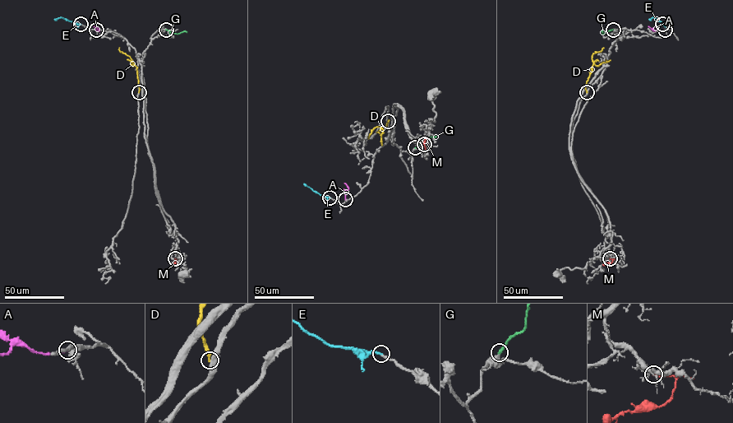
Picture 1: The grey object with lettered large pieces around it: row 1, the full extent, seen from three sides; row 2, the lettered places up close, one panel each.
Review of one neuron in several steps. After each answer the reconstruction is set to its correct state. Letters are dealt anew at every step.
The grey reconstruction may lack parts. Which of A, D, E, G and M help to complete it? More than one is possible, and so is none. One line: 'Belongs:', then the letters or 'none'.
Belongs: A, E, G

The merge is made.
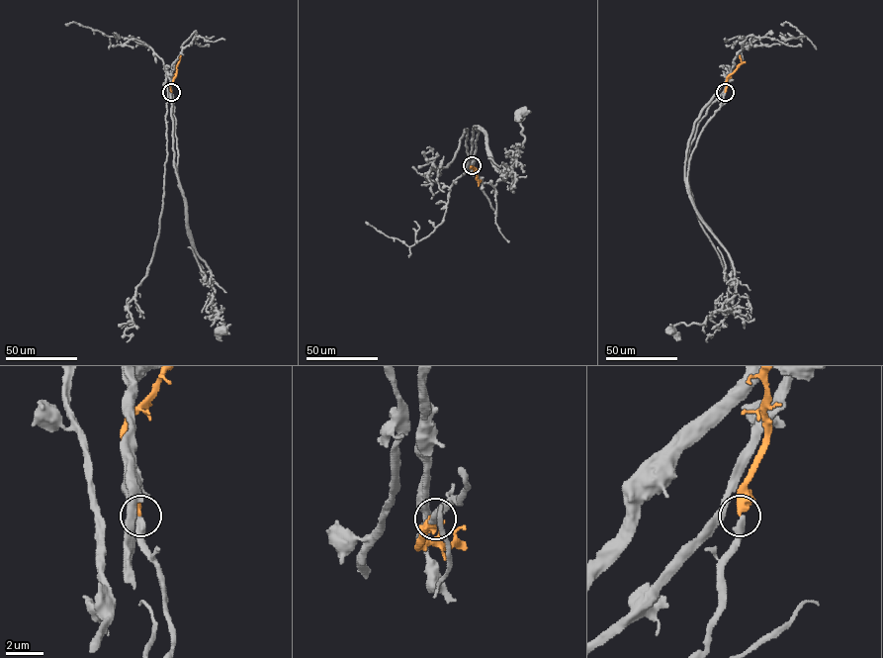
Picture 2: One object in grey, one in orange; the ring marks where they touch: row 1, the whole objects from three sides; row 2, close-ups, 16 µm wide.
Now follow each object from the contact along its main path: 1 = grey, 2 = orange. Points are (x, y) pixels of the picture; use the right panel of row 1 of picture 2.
1: (725, 92), (692, 152), (687, 181), (696, 213), (732, 262), (736, 294), (701, 325), (680, 323), (669, 329)
2: (725, 92), (727, 78), (742, 63), (740, 55)

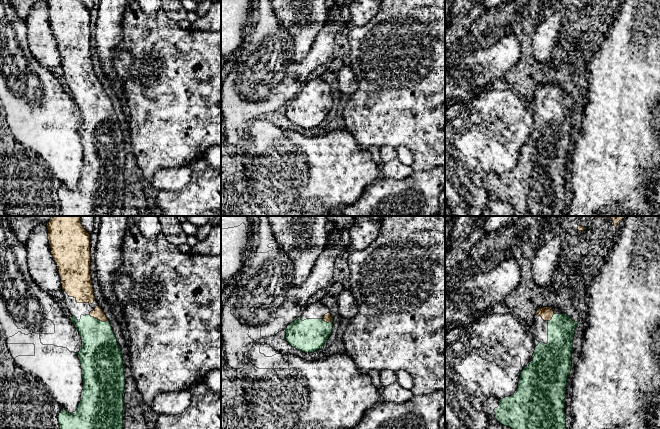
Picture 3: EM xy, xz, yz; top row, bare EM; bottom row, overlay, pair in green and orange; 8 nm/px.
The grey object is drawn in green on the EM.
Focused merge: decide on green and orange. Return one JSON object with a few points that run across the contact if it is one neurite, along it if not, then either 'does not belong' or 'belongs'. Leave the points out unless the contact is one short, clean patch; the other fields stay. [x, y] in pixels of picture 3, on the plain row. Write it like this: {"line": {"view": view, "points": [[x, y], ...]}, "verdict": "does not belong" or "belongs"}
{"line": {"view": "xy", "points": [[100, 126], [97, 113], [97, 95], [97, 89]]}, "verdict": "belongs"}

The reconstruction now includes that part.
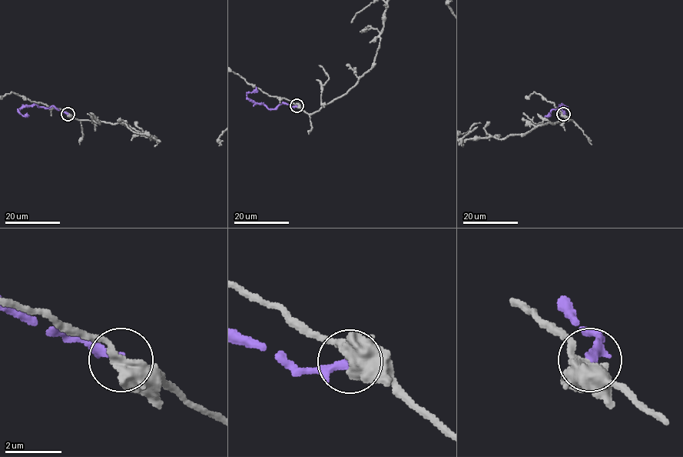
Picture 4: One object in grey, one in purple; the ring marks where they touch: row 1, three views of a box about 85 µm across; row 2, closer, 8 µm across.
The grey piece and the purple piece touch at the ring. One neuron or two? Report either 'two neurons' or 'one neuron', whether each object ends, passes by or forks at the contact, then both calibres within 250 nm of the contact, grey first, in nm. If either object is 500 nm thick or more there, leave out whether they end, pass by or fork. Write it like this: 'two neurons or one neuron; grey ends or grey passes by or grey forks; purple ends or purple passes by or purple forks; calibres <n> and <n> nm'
two neurons; calibres 500 and 300 nm

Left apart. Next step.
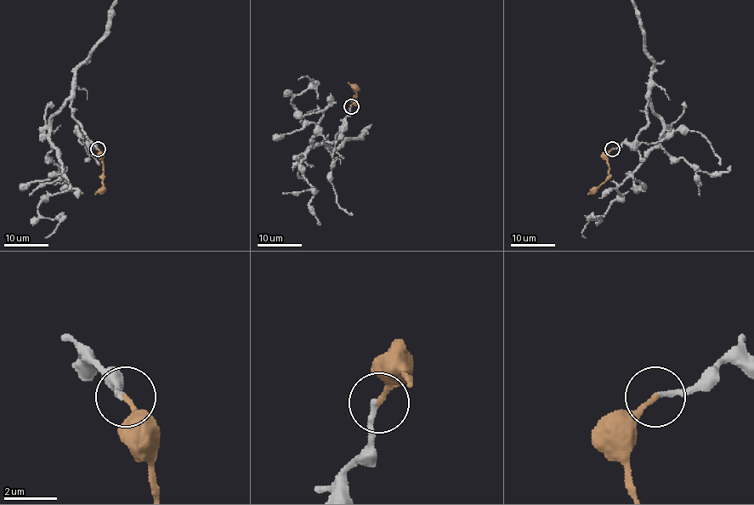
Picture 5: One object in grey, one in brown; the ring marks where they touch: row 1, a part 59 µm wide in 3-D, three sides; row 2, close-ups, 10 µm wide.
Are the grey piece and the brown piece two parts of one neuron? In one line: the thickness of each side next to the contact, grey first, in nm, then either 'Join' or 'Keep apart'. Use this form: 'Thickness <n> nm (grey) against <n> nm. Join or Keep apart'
Thickness 200 nm (grey) against 200 nm. Join

